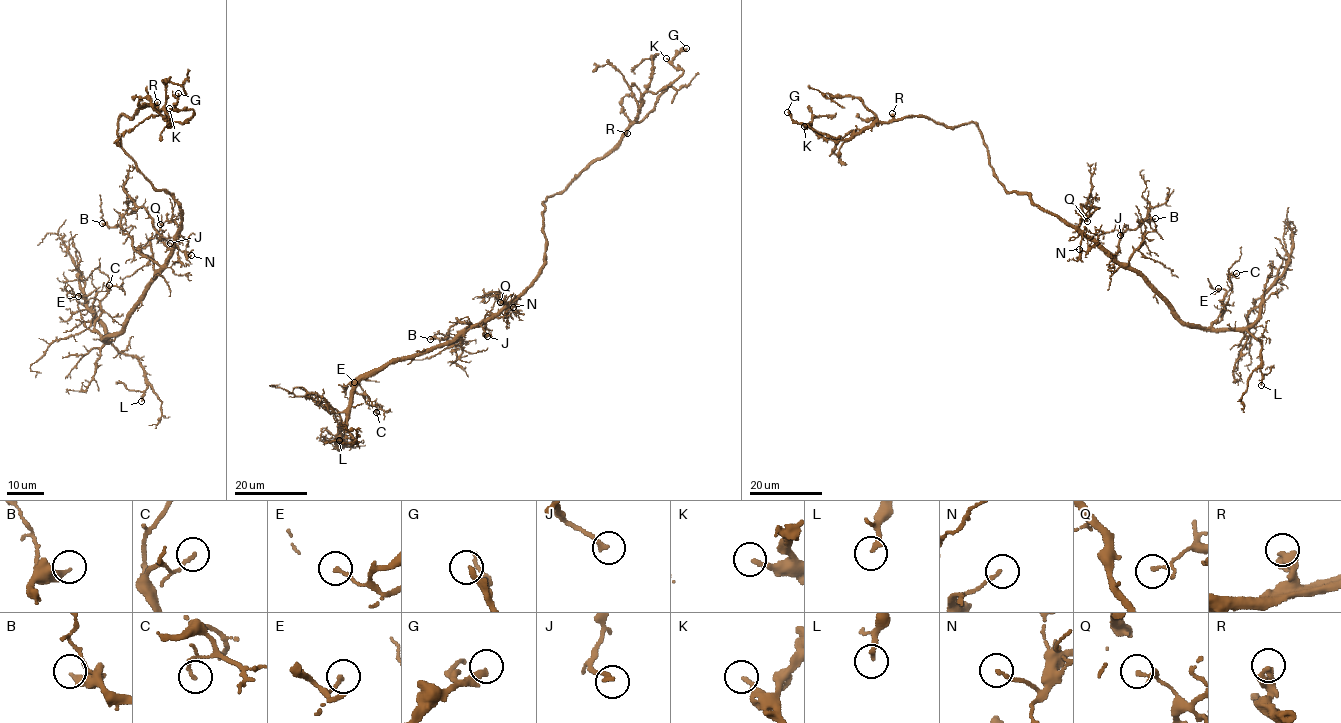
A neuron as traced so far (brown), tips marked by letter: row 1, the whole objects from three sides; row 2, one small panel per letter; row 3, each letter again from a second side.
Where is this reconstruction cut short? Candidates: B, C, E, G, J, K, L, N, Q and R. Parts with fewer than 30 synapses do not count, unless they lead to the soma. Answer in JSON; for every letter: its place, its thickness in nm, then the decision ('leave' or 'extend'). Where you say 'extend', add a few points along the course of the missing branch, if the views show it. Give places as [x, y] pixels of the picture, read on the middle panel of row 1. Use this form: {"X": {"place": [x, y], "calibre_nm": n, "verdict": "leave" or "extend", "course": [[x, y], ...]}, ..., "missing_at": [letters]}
{"B": {"place": [430, 339], "calibre_nm": 260, "verdict": "leave"}, "C": {"place": [376, 412], "calibre_nm": 130, "verdict": "leave"}, "E": {"place": [354, 382], "calibre_nm": 150, "verdict": "leave"}, "G": {"place": [686, 48], "calibre_nm": 220, "verdict": "extend", "course": [[686, 48], [694, 49], [692, 44], [691, 51], [697, 59]]}, "J": {"place": [487, 336], "calibre_nm": 200, "verdict": "leave"}, "K": {"place": [666, 58], "calibre_nm": 180, "verdict": "leave"}, "L": {"place": [339, 440], "calibre_nm": 220, "verdict": "leave"}, "N": {"place": [513, 307], "calibre_nm": 150, "verdict": "leave"}, "Q": {"place": [500, 302], "calibre_nm": 90, "verdict": "leave"}, "R": {"place": [627, 133], "calibre_nm": 400, "verdict": "leave"}, "missing_at": ["G"]}

